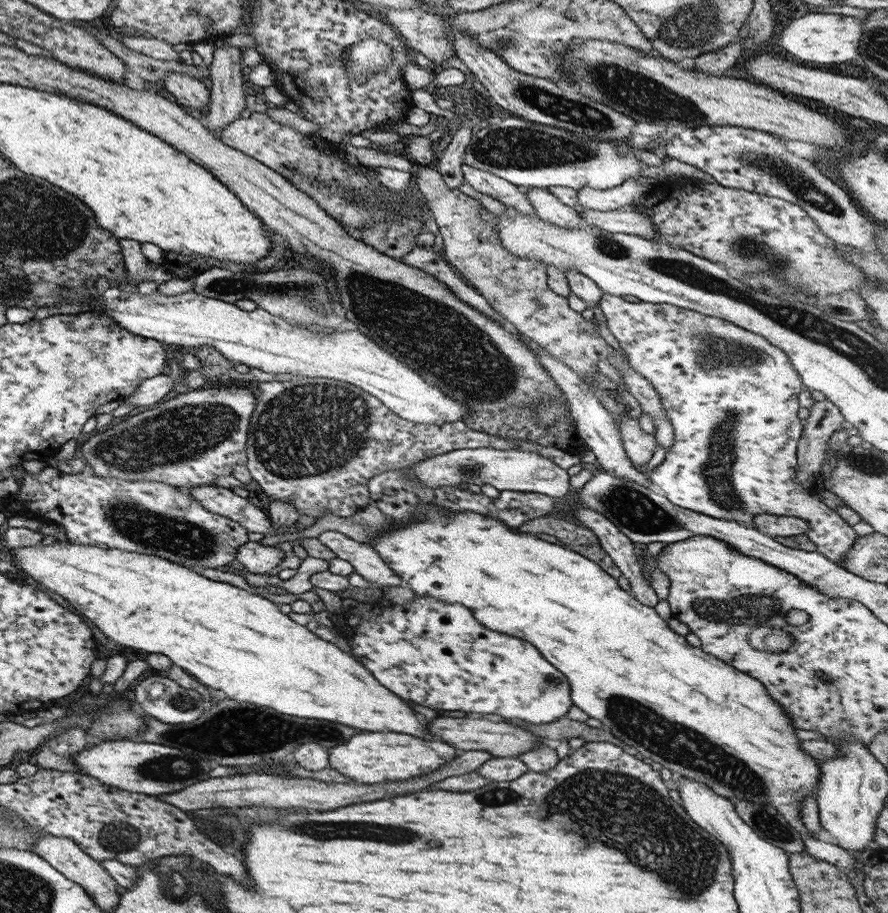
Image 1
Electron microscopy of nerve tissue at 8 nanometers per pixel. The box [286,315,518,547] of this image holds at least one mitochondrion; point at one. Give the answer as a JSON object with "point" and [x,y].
{"point":[464,472]}

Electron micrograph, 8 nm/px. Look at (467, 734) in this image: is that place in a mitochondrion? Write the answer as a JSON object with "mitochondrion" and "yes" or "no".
{"mitochondrion":"no"}

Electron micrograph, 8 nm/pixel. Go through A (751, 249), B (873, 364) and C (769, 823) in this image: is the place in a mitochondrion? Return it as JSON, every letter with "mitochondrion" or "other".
{"A":"mitochondrion","B":"mitochondrion","C":"mitochondrion"}

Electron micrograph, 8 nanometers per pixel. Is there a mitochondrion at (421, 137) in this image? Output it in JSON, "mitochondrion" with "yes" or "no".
{"mitochondrion":"no"}

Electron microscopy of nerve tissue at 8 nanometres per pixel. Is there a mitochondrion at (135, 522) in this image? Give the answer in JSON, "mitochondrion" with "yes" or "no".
{"mitochondrion":"yes"}

